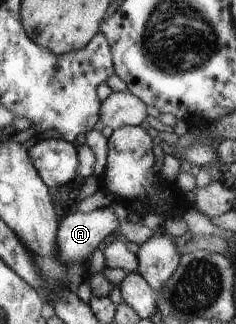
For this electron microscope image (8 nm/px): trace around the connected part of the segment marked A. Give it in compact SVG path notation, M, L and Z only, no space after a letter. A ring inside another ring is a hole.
M114 205L93 210L89 214L77 211L67 215L57 228L61 262L68 267L76 262L86 263L103 240L119 231L119 224Z

